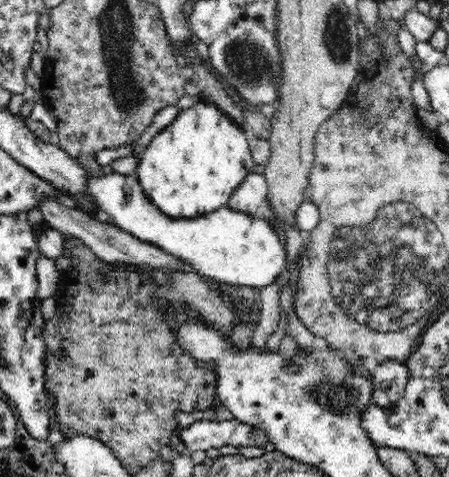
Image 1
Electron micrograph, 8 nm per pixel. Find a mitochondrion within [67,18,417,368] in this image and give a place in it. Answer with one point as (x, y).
(251, 66)

